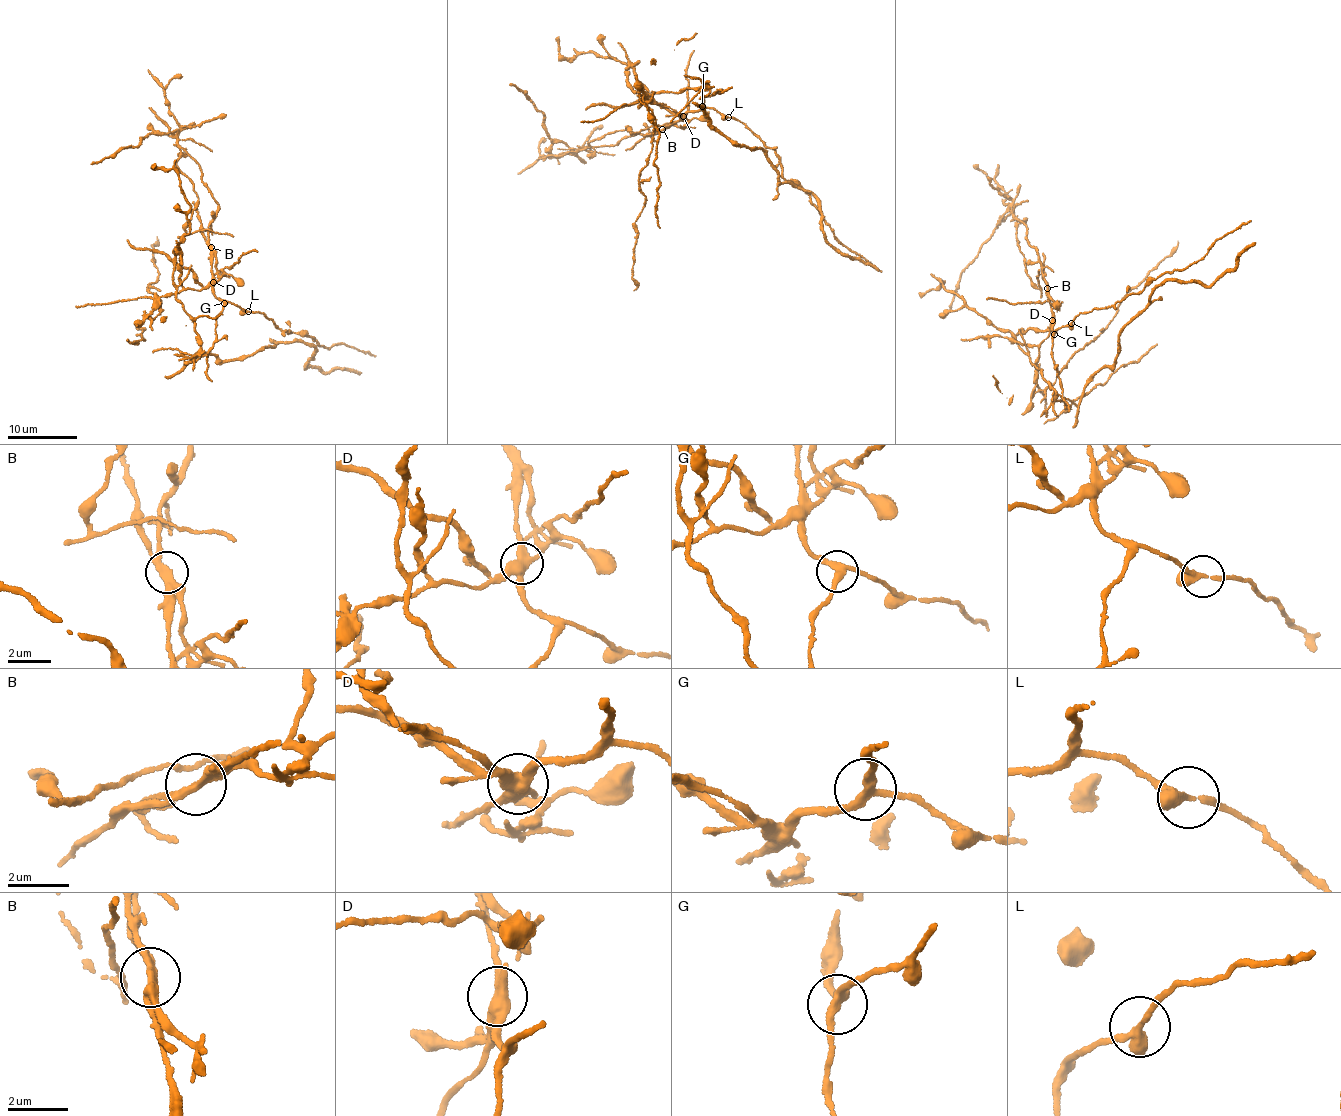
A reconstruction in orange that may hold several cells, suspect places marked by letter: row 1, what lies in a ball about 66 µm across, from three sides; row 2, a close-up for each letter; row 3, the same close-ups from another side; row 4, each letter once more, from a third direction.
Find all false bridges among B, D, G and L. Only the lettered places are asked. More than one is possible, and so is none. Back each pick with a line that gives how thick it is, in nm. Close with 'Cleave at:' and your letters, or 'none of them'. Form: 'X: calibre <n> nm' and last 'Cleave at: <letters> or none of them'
B: calibre 260 nm
D: calibre 400 nm
Cleave at: B, D

